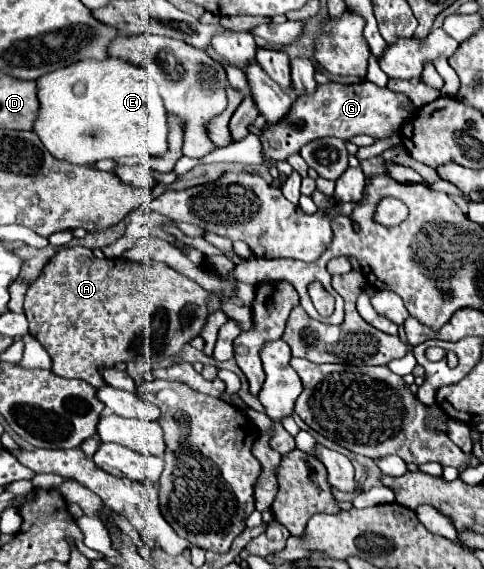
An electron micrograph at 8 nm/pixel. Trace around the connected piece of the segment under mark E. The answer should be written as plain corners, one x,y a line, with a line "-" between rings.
116,57
106,61
78,61
64,69
52,71
36,81
40,113
34,123
34,131
46,145
46,149
58,157
76,165
96,163
100,159
118,161
130,157
130,163
141,162
141,155
162,157
168,149
168,111
164,111
164,101
158,93
158,85
148,73
132,63

